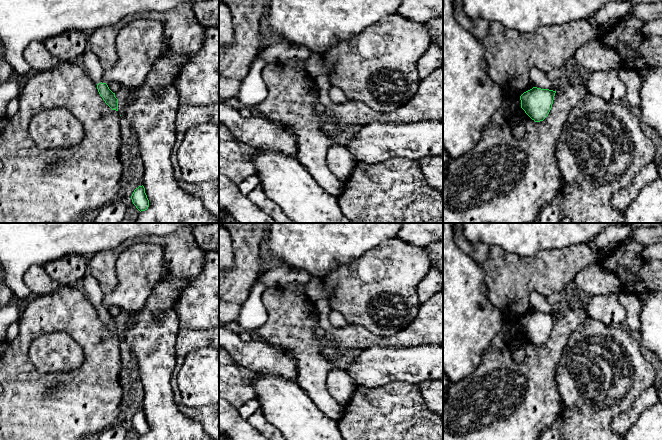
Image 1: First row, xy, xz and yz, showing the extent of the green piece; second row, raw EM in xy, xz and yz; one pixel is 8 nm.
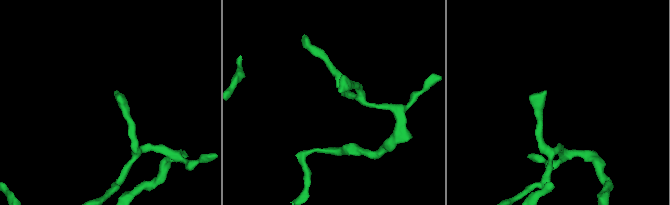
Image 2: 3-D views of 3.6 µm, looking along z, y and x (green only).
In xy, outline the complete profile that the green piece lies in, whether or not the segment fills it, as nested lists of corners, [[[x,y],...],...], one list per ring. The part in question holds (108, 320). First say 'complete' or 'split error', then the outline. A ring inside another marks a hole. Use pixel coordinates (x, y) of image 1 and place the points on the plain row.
split error; [[[87,271],[82,277],[82,285],[87,298],[97,308],[97,313],[105,327],[112,333],[118,335],[118,323],[106,307],[101,305],[104,296],[98,281]]]

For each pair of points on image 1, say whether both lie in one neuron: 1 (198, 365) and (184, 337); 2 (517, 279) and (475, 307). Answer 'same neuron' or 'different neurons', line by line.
1: different neurons
2: different neurons

